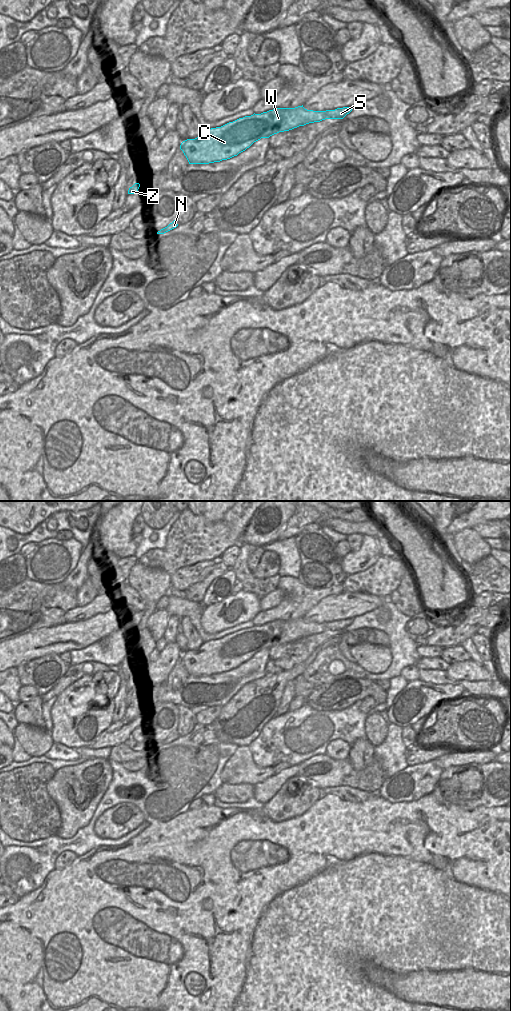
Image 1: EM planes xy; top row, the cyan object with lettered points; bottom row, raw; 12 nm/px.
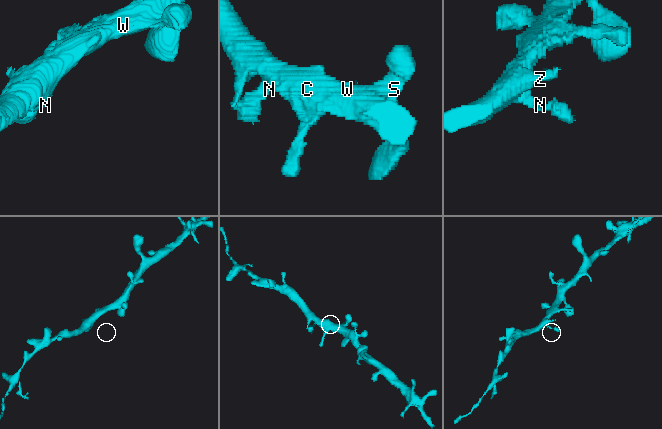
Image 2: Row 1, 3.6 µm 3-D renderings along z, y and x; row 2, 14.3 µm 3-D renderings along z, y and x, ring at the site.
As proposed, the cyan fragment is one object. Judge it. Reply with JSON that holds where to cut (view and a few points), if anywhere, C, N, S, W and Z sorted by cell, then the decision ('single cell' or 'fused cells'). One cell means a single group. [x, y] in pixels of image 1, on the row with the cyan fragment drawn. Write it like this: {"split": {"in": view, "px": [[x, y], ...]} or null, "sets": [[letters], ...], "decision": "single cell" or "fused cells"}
{"split": null, "sets": [["C", "N", "S", "W", "Z"]], "decision": "single cell"}

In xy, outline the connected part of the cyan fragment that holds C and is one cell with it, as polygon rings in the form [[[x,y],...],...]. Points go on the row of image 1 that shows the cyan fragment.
[[[302,106],[275,108],[229,122],[221,127],[202,131],[195,139],[180,145],[189,164],[209,164],[237,156],[261,138],[289,131],[325,119],[343,119],[353,107],[313,111]]]

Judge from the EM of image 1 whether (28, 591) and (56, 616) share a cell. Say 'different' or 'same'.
same

